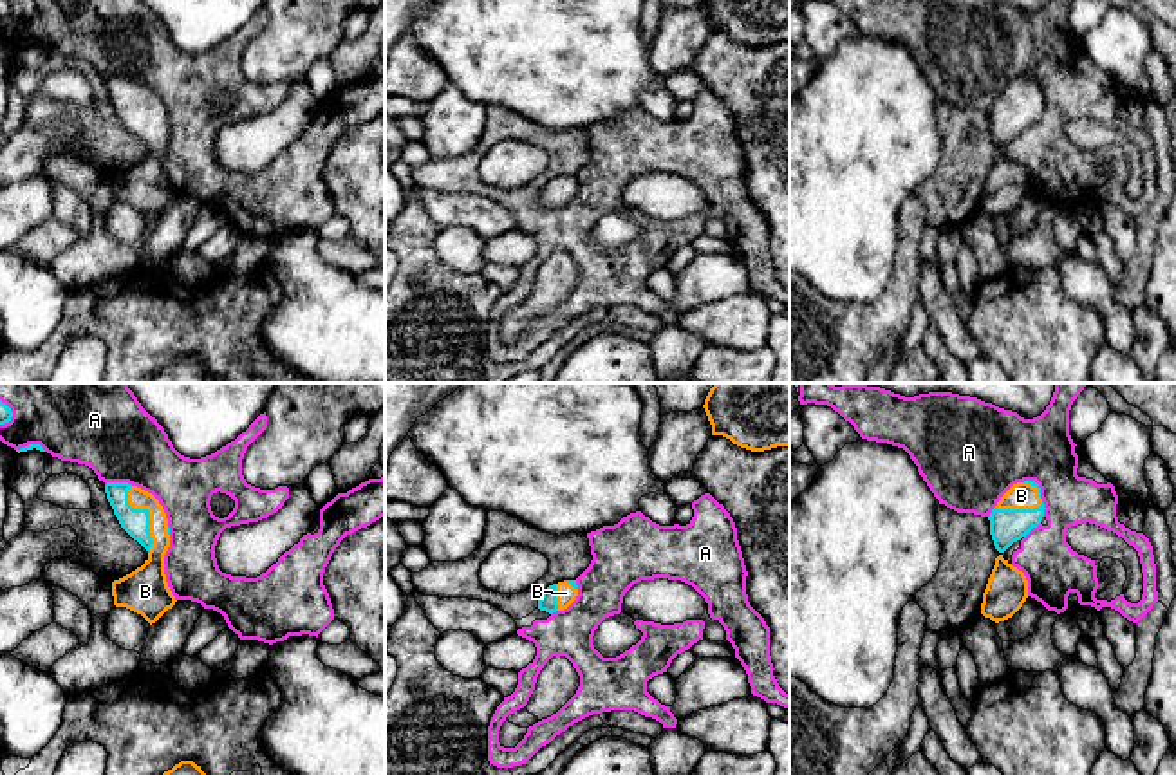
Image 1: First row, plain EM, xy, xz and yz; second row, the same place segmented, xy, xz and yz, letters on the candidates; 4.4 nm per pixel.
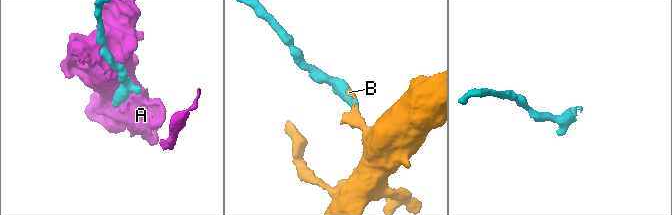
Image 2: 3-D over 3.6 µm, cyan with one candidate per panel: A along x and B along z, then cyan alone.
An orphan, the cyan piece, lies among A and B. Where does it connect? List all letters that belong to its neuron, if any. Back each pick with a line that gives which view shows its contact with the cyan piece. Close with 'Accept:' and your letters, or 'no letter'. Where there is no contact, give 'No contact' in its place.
B: Touches cyan in xy
Accept: B

